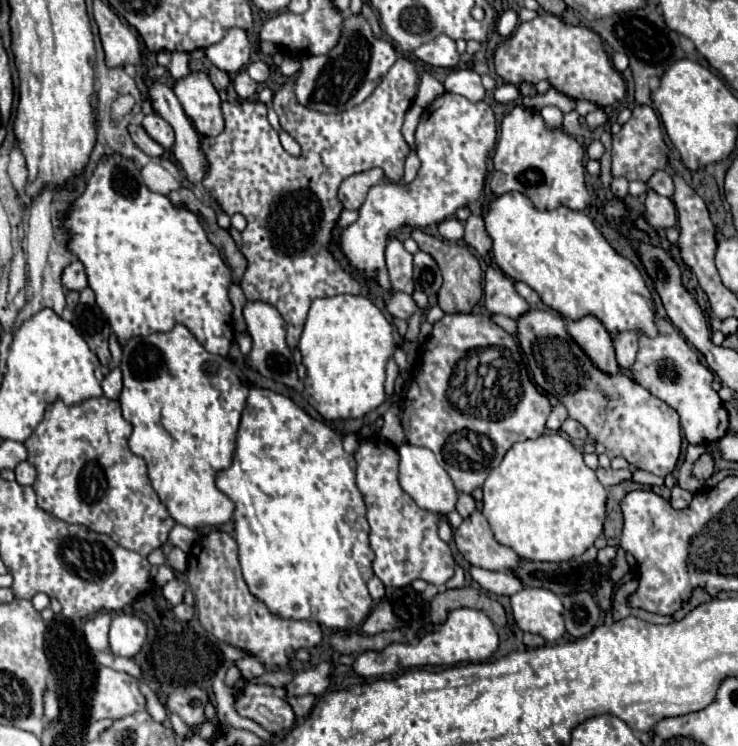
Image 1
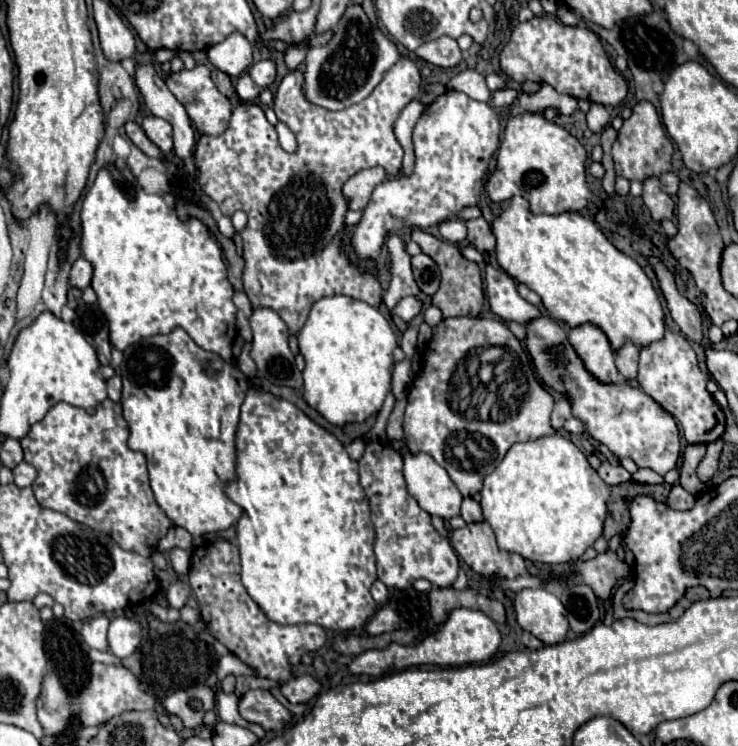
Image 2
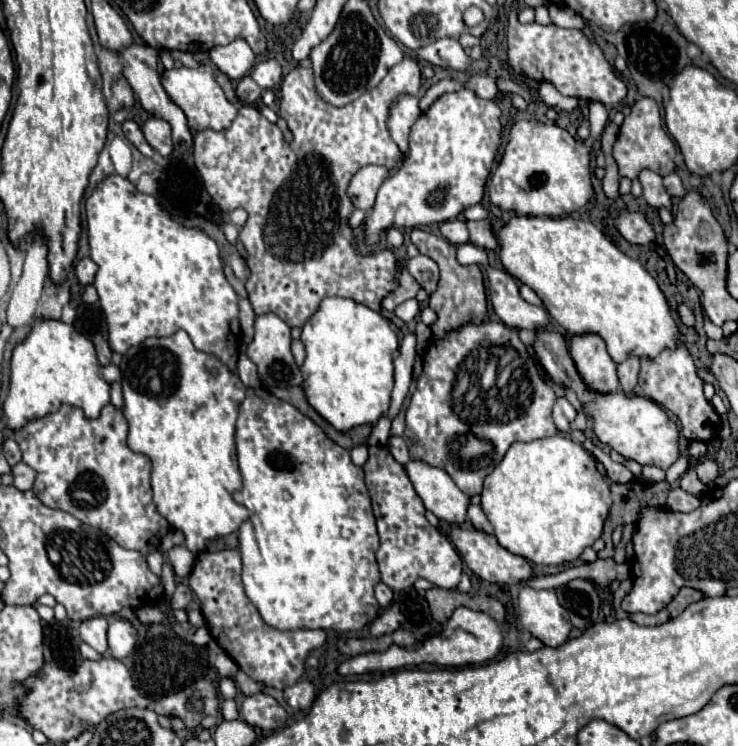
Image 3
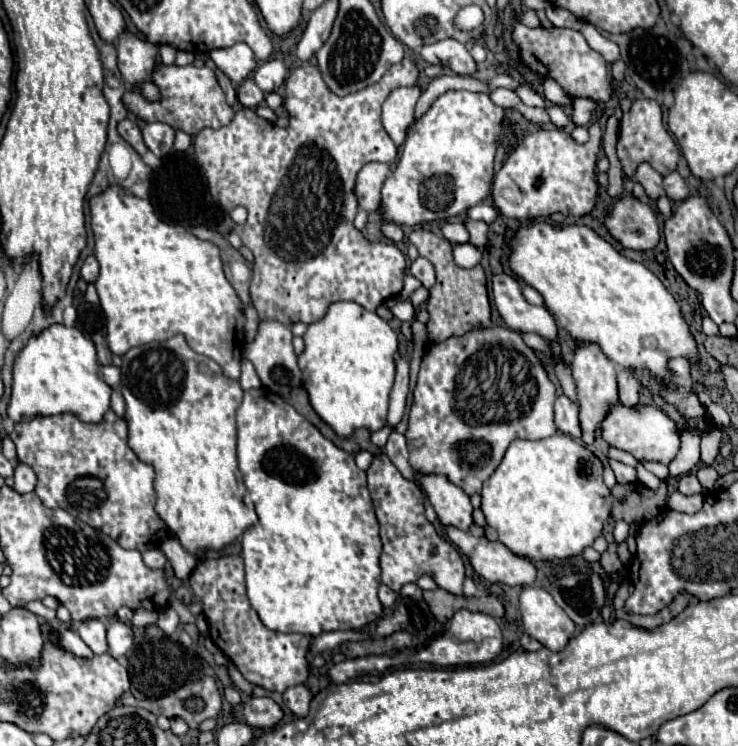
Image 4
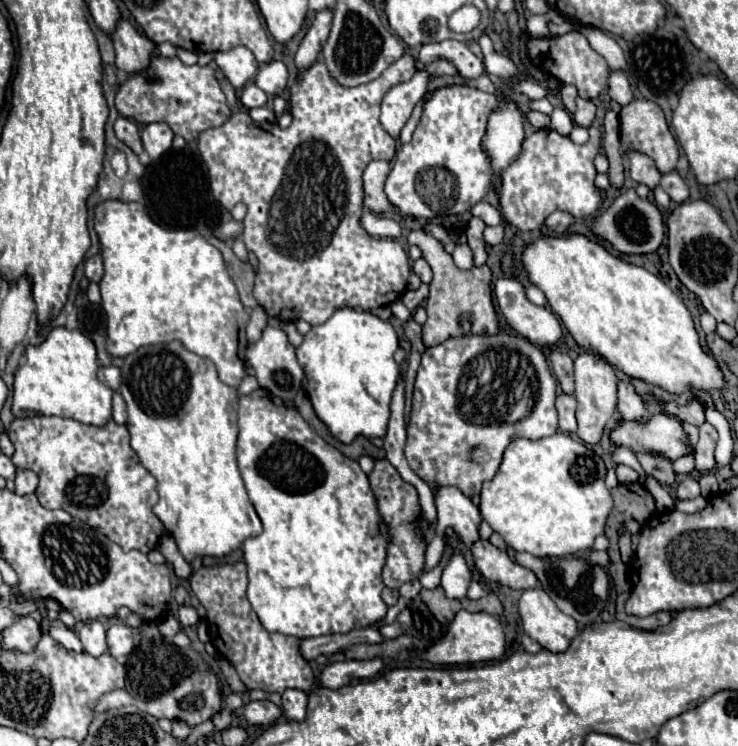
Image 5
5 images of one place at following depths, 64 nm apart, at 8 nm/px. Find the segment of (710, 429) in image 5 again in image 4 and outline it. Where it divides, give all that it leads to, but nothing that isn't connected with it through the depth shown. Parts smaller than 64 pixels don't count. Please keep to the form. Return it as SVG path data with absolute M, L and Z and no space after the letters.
M718 428L710 430L710 432L704 432L702 434L702 444L700 444L700 460L704 464L712 464L716 454L718 454L718 446L720 446L720 438L722 438L722 432Z

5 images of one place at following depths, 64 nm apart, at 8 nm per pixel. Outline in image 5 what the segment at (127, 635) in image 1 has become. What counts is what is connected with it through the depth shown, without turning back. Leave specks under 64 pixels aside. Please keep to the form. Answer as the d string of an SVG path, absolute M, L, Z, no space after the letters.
M112 624L108 628L108 648L117 660L128 657L135 649L133 629L126 624Z

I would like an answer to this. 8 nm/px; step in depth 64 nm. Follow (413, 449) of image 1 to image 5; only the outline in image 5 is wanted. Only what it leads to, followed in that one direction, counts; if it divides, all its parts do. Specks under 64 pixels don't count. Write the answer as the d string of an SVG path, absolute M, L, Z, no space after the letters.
M438 486L434 490L434 504L438 510L438 528L454 528L468 546L478 540L478 524L482 516L462 490L454 486Z

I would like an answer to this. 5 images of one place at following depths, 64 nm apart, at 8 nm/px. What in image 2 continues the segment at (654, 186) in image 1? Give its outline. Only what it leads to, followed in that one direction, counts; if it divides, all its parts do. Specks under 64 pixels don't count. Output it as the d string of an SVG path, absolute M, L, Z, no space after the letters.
M664 172L664 174L658 176L658 180L660 180L660 188L662 188L666 194L674 196L674 194L678 192L678 176L676 176L674 172Z

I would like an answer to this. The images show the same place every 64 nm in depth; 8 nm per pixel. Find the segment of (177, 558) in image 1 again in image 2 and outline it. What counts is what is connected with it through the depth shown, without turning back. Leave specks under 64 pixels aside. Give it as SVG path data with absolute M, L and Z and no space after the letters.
M172 548L170 550L170 564L176 570L176 574L188 574L190 568L190 552L182 548Z

